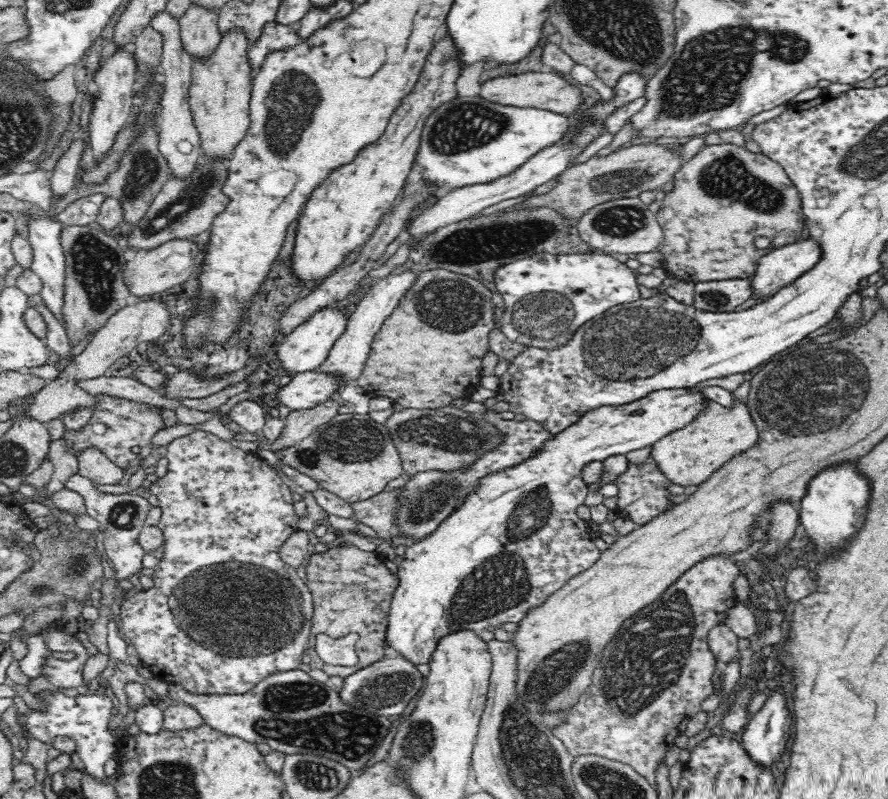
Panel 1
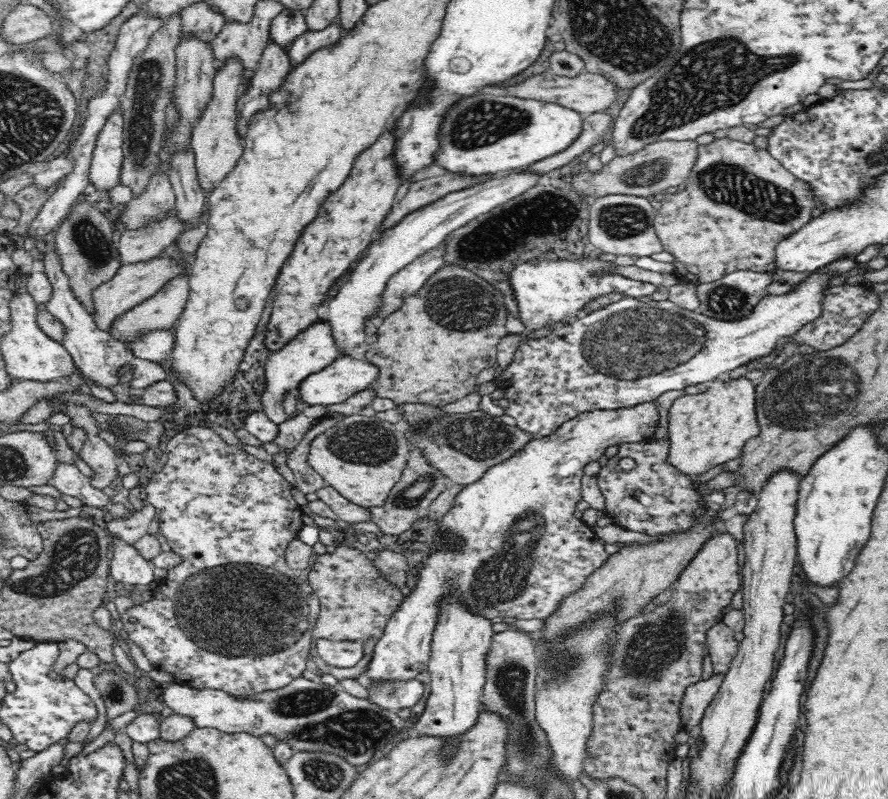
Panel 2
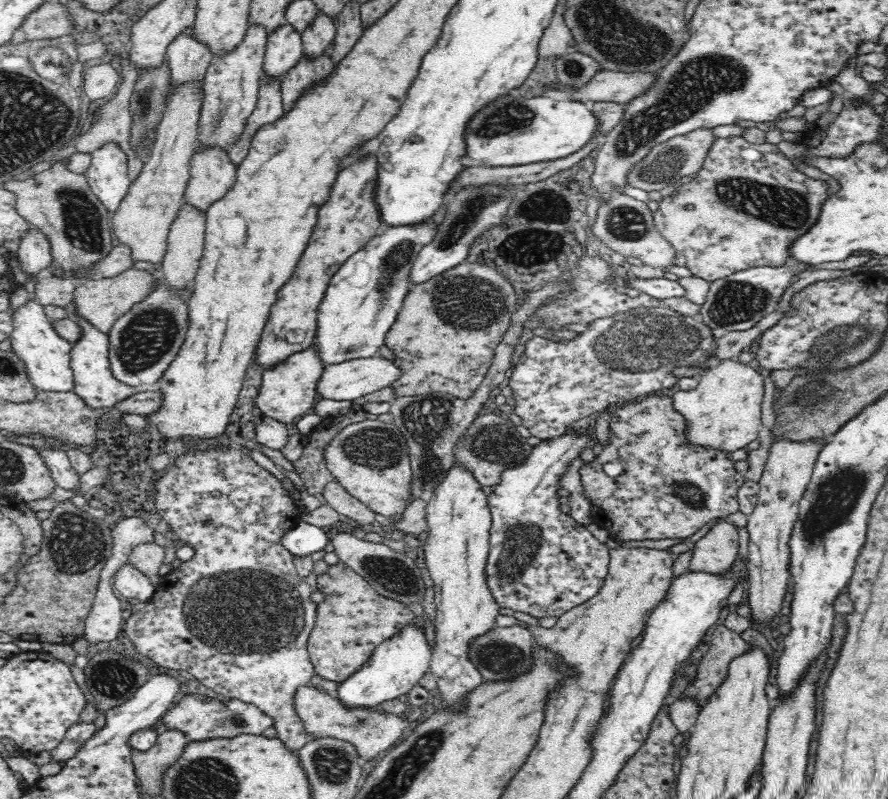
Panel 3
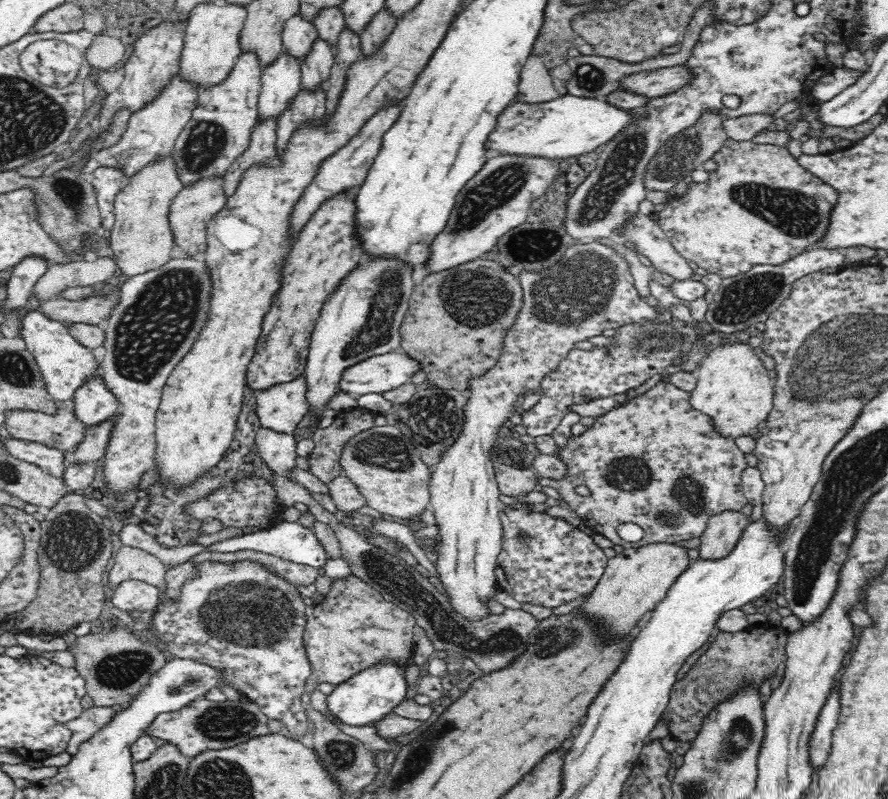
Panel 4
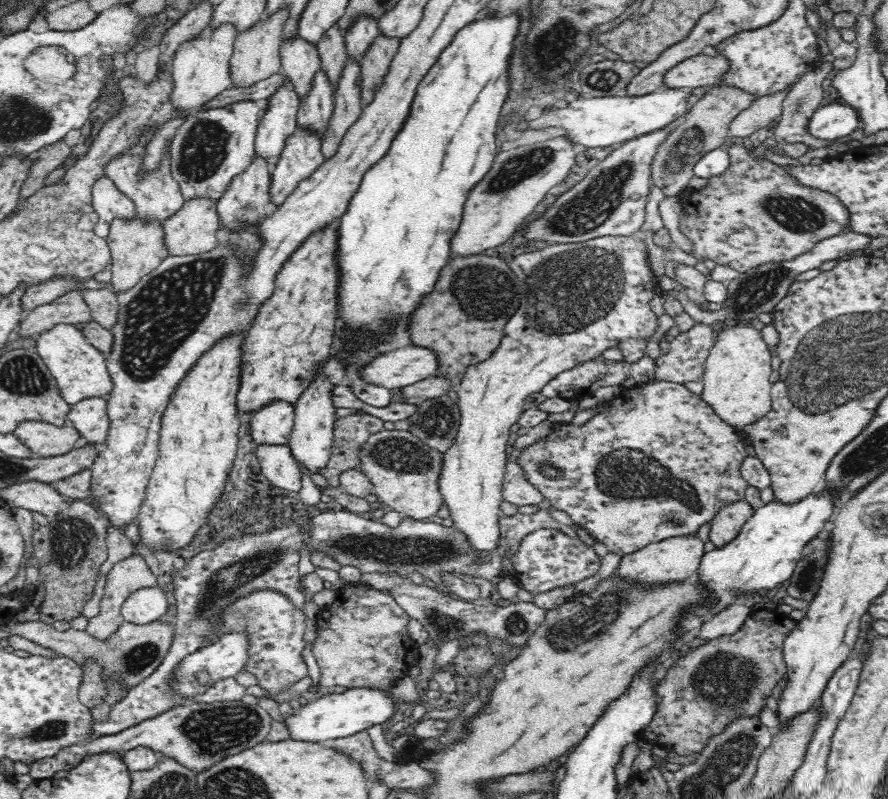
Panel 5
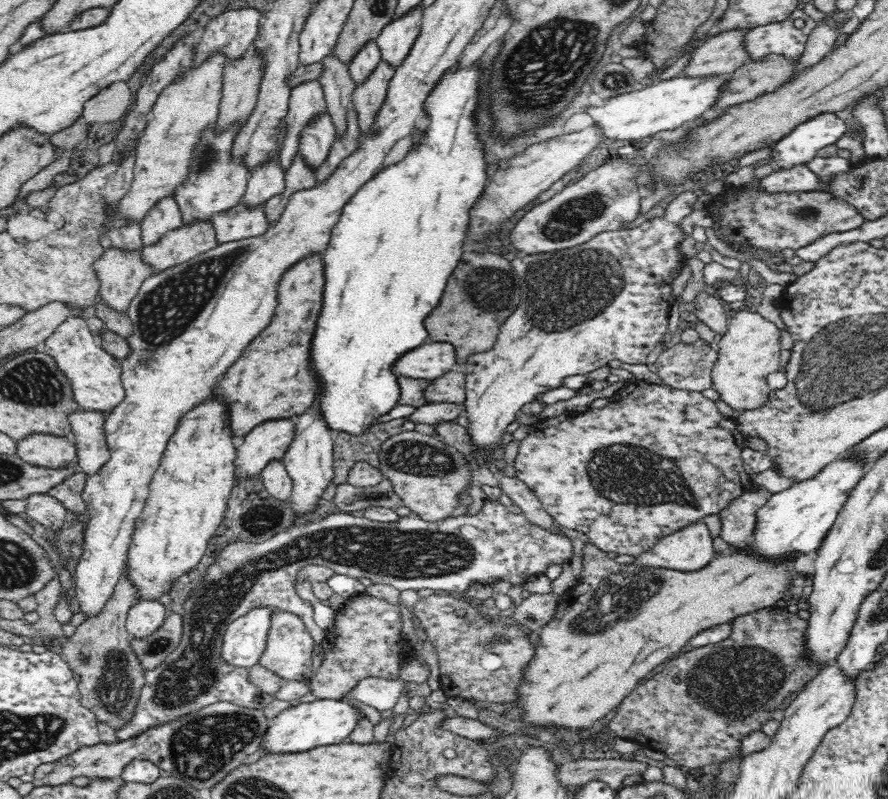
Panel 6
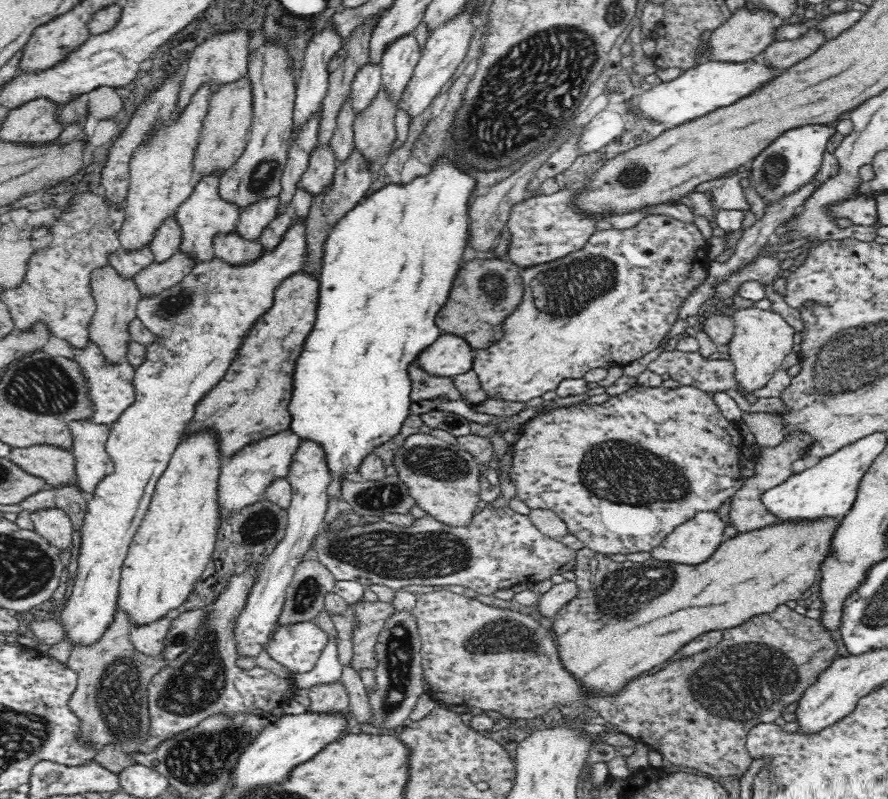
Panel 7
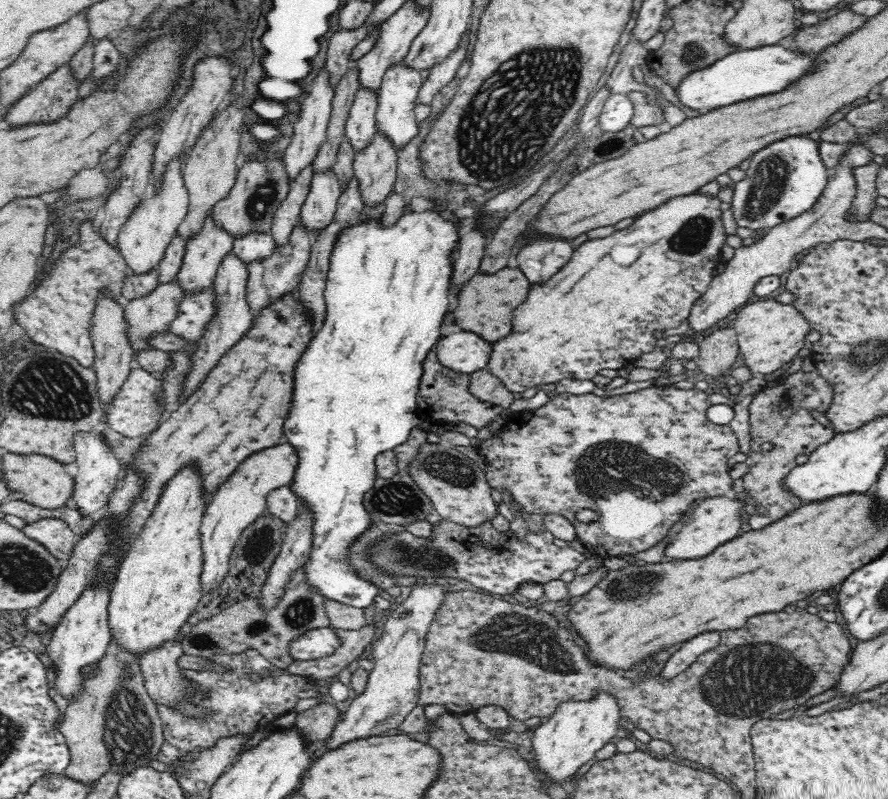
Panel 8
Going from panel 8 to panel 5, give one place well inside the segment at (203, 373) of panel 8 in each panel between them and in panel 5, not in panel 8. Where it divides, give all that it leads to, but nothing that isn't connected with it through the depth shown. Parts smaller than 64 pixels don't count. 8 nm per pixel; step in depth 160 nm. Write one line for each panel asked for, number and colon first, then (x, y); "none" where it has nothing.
5: (247, 197)
6: (240, 221)
7: (230, 246)

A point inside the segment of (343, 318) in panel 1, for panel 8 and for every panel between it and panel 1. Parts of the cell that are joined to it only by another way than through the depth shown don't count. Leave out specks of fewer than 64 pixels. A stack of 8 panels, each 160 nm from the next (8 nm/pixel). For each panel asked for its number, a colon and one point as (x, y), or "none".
2: (313, 349)
3: (288, 390)
4: (281, 406)
5: (273, 423)
6: (269, 441)
7: (245, 476)
8: (242, 498)

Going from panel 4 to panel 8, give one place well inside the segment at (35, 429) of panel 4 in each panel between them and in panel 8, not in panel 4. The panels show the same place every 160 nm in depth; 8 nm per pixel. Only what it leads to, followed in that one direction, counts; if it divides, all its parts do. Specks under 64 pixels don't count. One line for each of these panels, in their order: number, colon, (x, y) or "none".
5: (44, 439)
6: (42, 449)
7: (55, 465)
8: (42, 481)

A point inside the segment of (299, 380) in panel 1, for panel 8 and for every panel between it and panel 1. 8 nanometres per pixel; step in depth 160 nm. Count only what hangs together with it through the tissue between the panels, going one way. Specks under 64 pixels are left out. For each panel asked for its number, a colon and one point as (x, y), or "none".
2: (346, 376)
3: (346, 381)
4: (381, 373)
5: (395, 369)
6: (430, 360)
7: (449, 355)
8: (465, 352)

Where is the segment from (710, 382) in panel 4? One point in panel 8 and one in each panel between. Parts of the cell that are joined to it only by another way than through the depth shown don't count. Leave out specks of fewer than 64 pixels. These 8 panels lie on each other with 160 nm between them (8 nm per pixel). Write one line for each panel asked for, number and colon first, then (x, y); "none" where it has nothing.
5: (736, 381)
6: (749, 350)
7: (761, 340)
8: (769, 334)

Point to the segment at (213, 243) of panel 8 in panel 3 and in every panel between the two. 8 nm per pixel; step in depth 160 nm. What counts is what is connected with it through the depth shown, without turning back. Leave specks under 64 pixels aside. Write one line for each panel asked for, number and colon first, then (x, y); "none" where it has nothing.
3: (231, 85)
4: (219, 129)
5: (211, 147)
6: (217, 178)
7: (205, 213)

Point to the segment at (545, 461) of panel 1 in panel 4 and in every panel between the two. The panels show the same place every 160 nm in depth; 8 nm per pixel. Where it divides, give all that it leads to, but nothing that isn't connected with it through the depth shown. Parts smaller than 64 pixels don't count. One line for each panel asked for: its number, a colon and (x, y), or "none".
2: (510, 545)
3: (540, 561)
4: (544, 561)

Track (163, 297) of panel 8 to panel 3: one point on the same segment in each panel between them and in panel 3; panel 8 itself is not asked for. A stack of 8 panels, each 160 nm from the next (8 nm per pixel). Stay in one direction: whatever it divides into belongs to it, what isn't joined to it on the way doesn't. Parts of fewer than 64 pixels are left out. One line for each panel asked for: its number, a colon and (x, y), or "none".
3: (212, 173)
4: (197, 202)
5: (192, 230)
6: (175, 246)
7: (153, 279)

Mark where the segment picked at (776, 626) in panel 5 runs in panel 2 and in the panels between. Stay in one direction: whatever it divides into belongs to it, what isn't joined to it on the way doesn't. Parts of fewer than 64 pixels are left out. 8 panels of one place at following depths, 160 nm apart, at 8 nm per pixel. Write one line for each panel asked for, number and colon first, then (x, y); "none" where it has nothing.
2: (722, 647)
3: (725, 644)
4: (734, 658)

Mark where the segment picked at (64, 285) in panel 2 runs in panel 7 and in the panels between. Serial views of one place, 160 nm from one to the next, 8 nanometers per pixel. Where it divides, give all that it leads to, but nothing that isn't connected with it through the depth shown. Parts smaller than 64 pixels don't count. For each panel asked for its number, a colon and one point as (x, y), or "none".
3: (94, 381)
4: (93, 401)
5: (89, 416)
6: (87, 425)
7: (92, 463)

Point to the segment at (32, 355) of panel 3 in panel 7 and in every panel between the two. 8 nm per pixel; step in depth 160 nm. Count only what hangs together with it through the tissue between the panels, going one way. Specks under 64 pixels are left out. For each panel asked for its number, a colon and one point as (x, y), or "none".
4: (64, 363)
5: (80, 371)
6: (94, 375)
7: (110, 391)

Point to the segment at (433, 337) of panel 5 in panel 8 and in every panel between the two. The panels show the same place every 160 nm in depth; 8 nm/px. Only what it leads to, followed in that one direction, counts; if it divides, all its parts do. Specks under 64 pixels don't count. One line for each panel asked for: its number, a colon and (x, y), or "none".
6: (482, 291)
7: (485, 291)
8: (484, 305)

